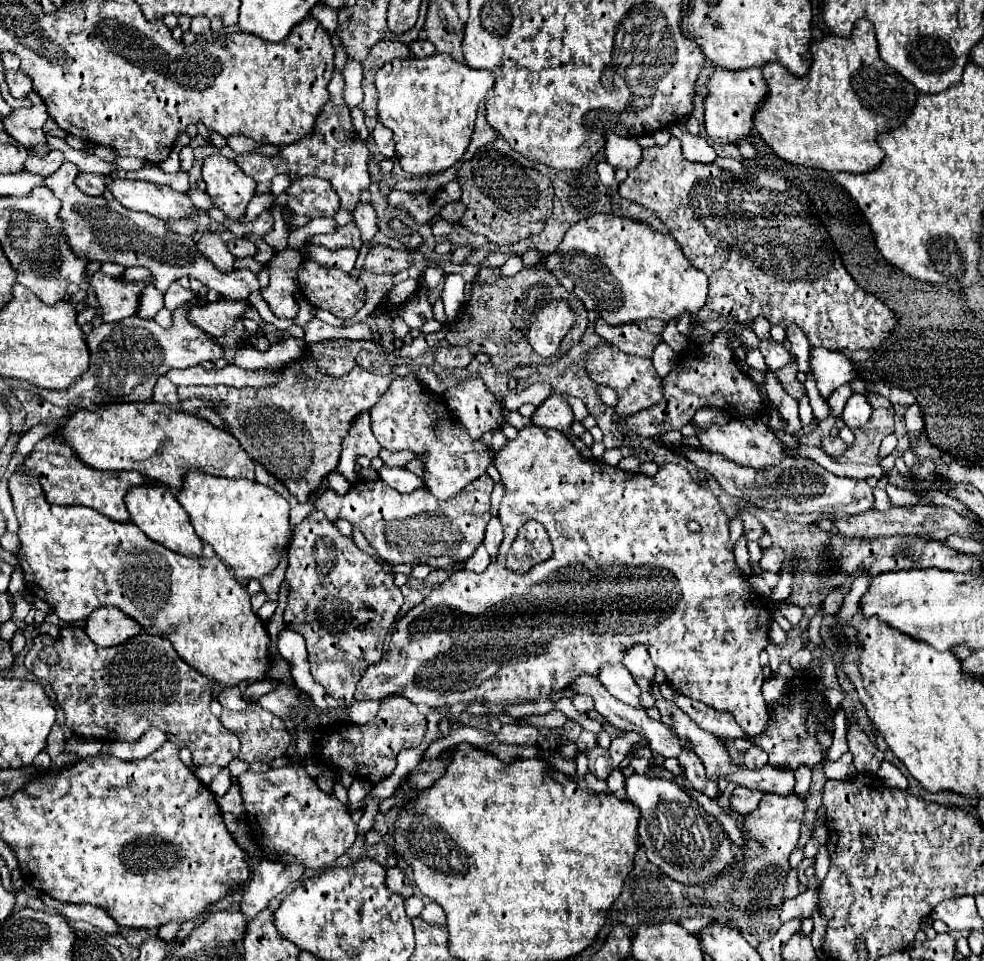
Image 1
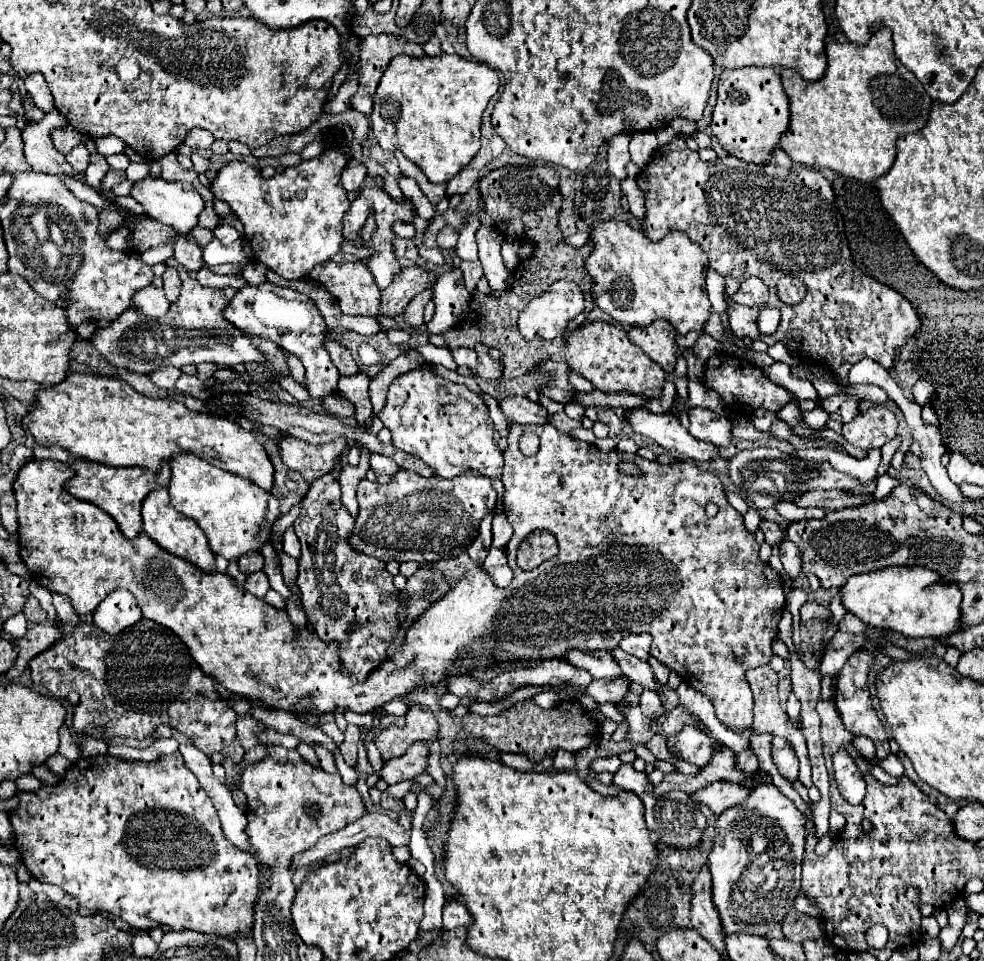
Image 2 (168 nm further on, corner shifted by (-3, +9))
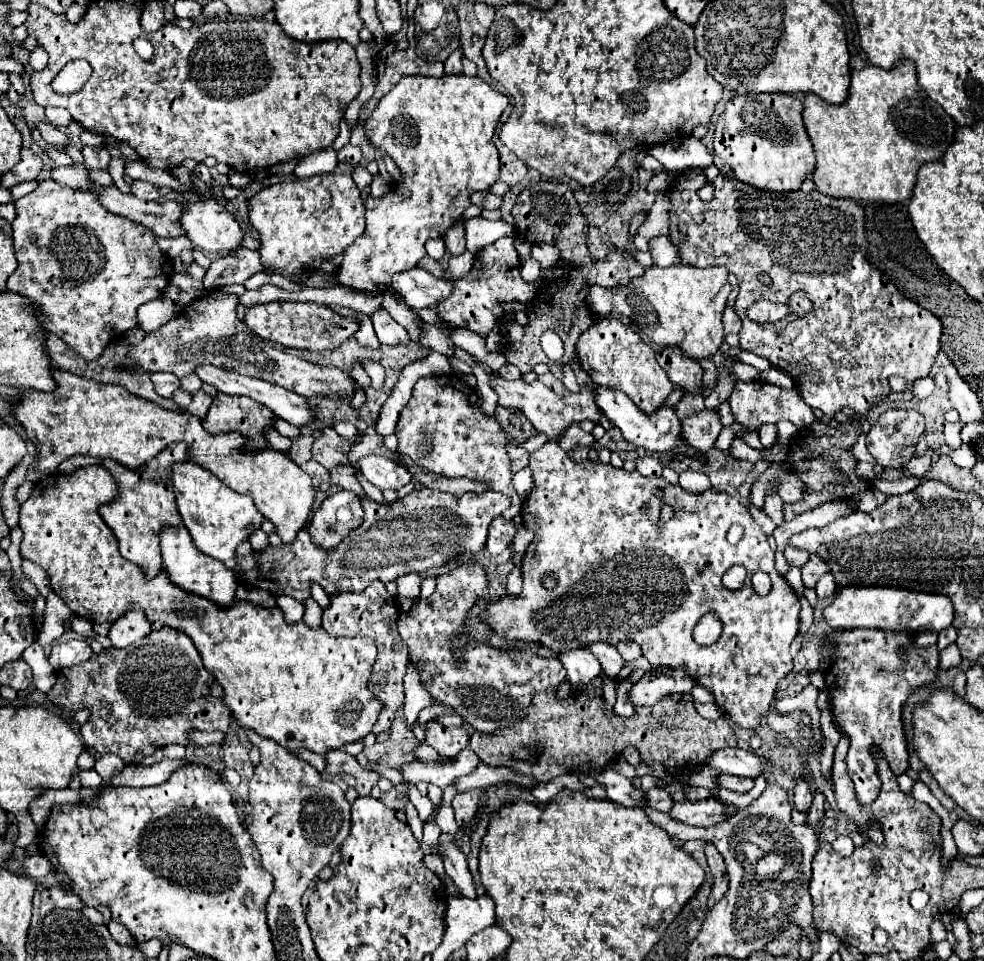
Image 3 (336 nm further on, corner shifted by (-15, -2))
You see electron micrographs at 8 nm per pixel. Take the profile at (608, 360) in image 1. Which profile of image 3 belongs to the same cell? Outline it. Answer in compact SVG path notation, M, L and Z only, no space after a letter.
M604 317L586 329L578 339L576 353L582 369L586 373L590 371L590 377L596 383L626 393L646 415L656 413L674 391L674 385L656 361L654 349L646 345L636 331L614 317Z

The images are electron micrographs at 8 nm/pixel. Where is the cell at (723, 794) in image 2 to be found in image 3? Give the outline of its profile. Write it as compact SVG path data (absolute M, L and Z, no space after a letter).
M704 799L704 801L684 801L684 803L674 803L670 809L670 817L674 821L682 821L686 825L694 827L710 827L716 825L728 815L734 813L732 807L726 807L720 799Z

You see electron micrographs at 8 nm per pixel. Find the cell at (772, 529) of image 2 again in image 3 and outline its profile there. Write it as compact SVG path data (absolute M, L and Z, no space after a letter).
M786 547L784 549L784 557L788 561L788 565L794 565L794 567L802 567L808 559L810 559L810 553L808 551L800 551L800 549L794 549L794 547Z

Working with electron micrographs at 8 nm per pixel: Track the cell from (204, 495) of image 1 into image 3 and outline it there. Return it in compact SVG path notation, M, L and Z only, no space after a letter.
M180 461L172 465L172 485L182 523L184 527L188 527L194 545L202 553L222 561L226 567L232 567L236 545L250 537L250 517L262 517L256 511L252 499L246 499L246 495L232 491L228 485L216 479L216 475L192 461Z

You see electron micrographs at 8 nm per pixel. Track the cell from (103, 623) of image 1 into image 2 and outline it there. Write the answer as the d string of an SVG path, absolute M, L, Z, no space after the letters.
M114 590L94 610L94 626L106 634L118 634L136 624L140 618L142 612L136 604L136 598L128 590Z

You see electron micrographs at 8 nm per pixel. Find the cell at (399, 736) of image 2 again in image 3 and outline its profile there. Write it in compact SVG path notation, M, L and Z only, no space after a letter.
M428 723L426 727L426 743L432 745L440 755L454 757L458 755L464 747L468 747L470 733L466 727L444 727L438 723Z

